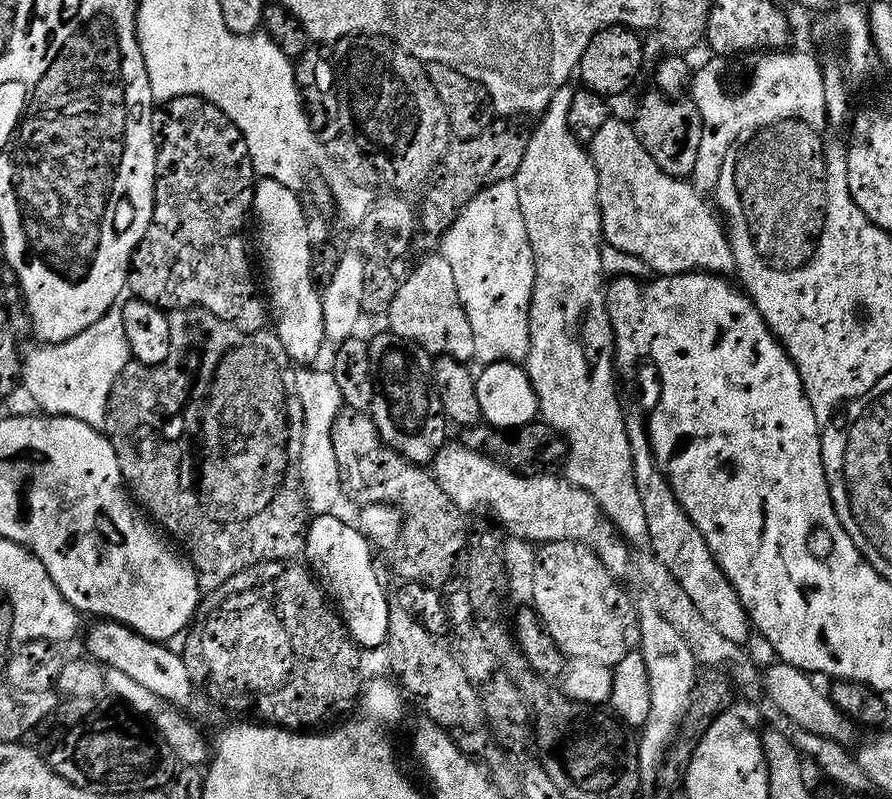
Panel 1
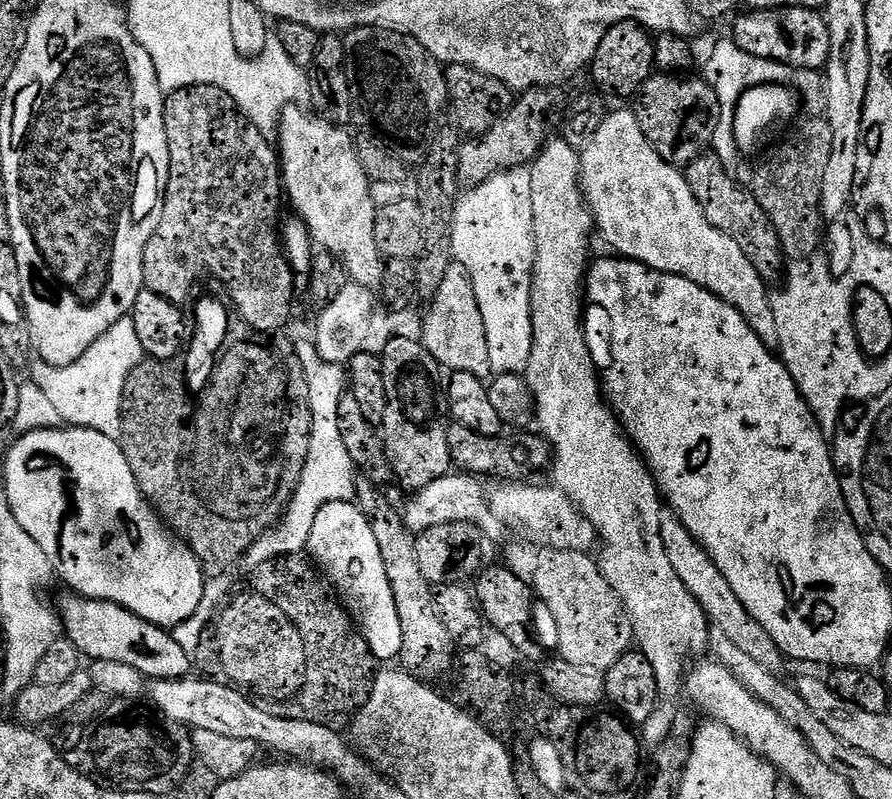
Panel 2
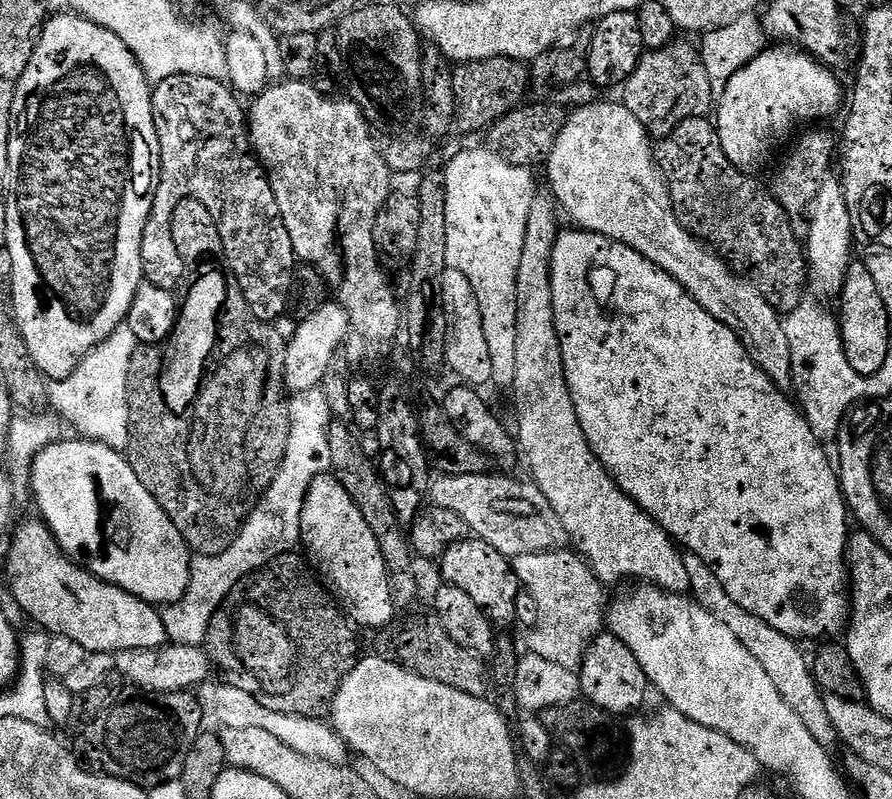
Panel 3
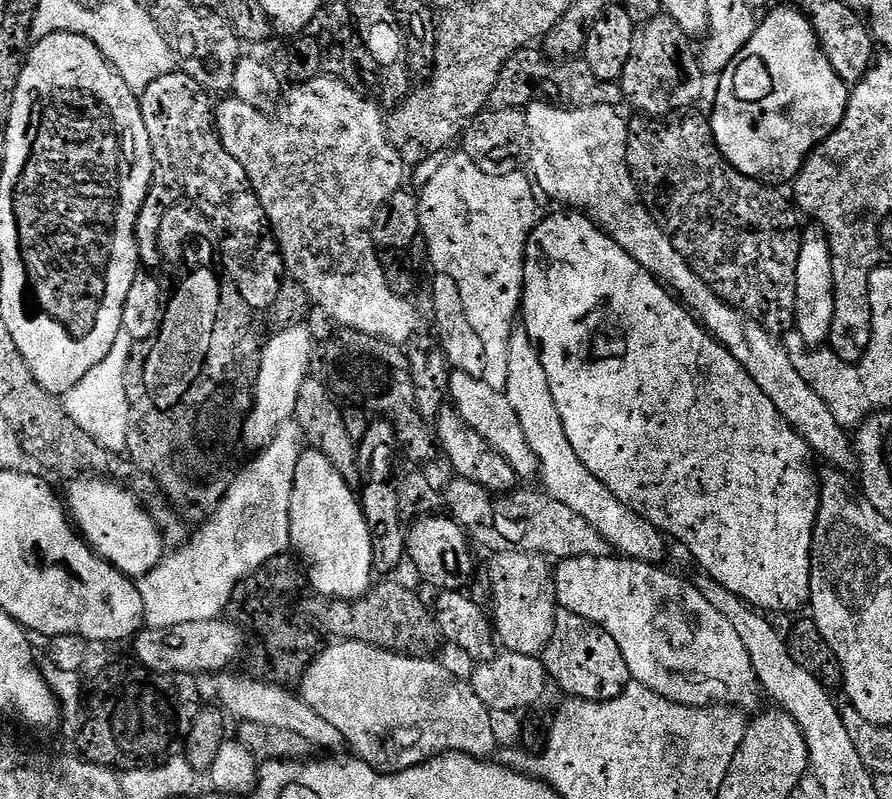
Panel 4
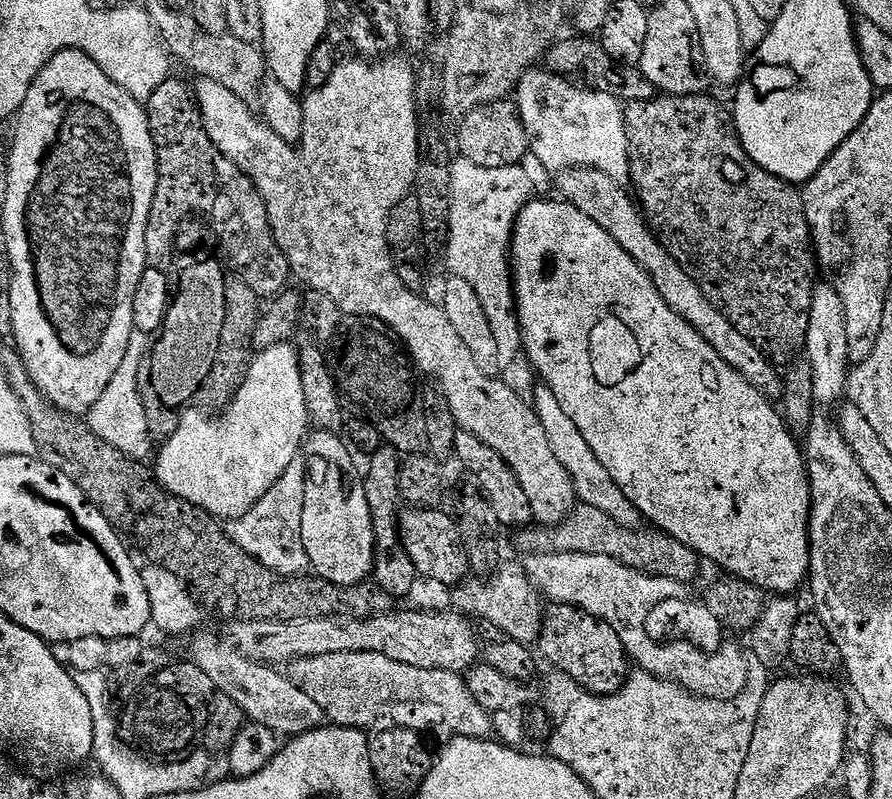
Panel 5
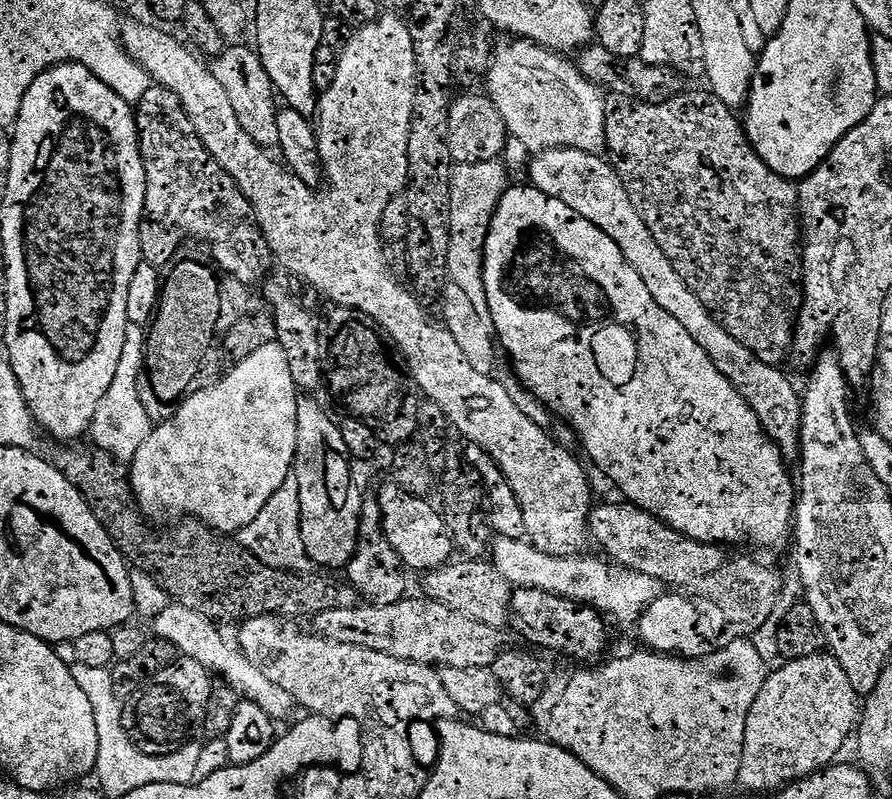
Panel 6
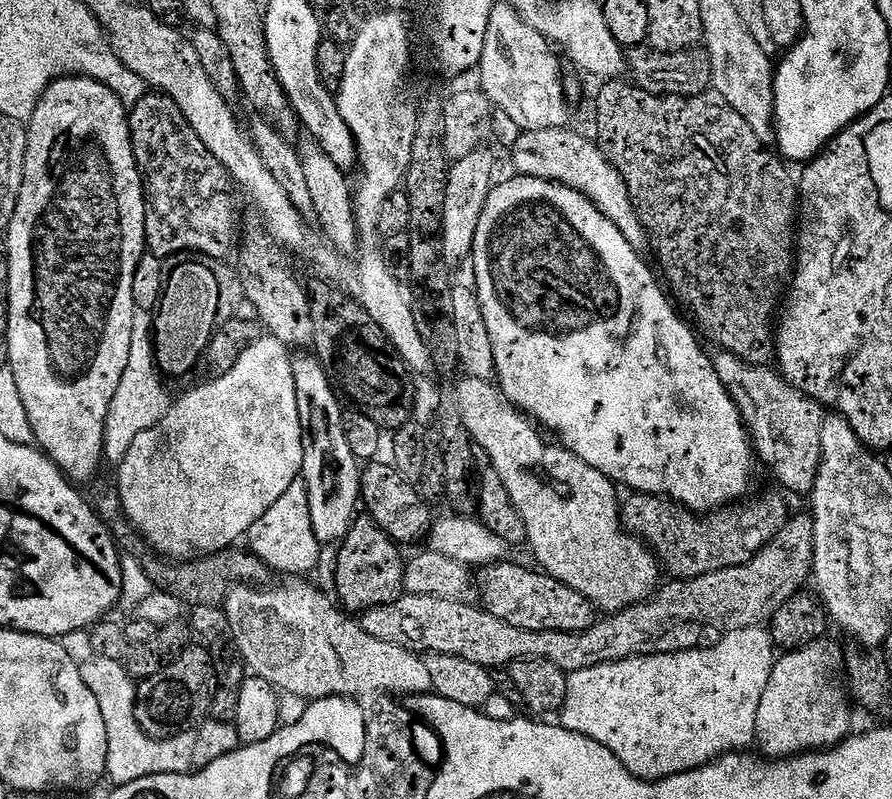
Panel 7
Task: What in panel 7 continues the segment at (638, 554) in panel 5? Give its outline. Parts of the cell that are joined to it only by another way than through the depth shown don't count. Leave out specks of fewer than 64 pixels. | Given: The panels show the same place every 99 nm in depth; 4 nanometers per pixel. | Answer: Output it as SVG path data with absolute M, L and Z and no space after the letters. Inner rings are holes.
M643 494L629 495L628 501L620 504L620 518L625 532L639 538L662 563L663 569L670 576L680 580L696 580L706 574L716 573L718 570L730 569L744 565L767 546L787 525L789 512L783 500L776 494L766 494L754 501L753 504L740 504L720 509L719 512L709 513L706 517L689 511L665 497L646 496Z

